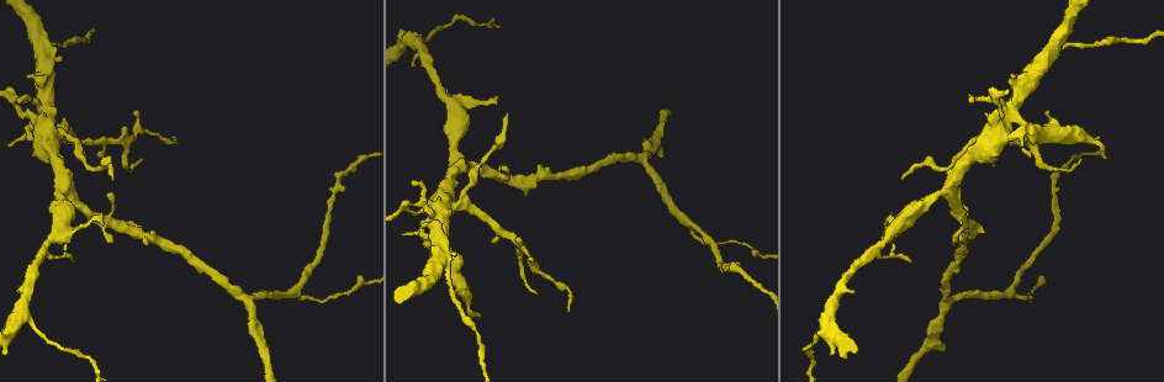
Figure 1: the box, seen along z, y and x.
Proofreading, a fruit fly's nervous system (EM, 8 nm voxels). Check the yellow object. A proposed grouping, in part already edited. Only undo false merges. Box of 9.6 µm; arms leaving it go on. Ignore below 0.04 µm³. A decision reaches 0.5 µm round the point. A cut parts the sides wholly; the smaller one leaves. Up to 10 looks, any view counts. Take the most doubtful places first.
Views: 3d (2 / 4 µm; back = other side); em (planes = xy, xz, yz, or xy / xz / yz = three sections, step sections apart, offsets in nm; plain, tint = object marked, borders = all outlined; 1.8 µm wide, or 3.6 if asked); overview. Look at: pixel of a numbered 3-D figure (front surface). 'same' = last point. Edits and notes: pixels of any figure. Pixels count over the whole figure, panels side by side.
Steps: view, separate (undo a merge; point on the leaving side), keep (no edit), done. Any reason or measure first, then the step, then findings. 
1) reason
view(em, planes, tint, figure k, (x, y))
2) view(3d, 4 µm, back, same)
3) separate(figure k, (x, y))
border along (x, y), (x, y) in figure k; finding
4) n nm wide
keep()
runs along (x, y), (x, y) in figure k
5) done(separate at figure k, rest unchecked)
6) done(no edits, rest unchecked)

small branch off a trunk
view(em, yz, step 4, tint, figure 1, (44, 47))

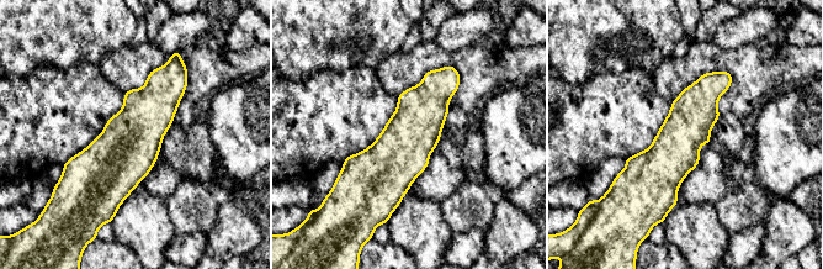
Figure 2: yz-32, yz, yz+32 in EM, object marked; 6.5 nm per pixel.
another direction
view(em, planes, borders, same)

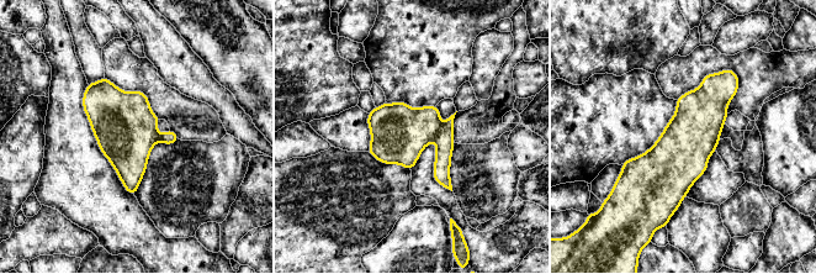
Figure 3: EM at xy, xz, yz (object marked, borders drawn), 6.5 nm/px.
360 nm wide
separate(figure 3, (444, 141))
the part that leaves runs along (449, 122), (448, 184) in figure 3; a second neuron is stuck on

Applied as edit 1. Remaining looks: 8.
calibre changes
view(em, planes, borders, figure 1, (893, 231))

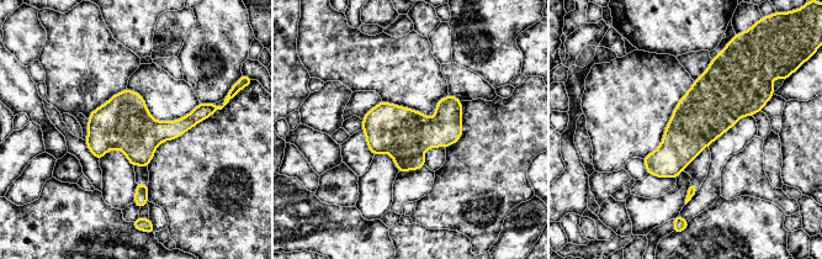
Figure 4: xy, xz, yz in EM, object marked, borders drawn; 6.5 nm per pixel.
keep()
all the same neuron

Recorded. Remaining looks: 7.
sudden change in width
view(em, xz, step 4, tint, figure 1, (417, 39))

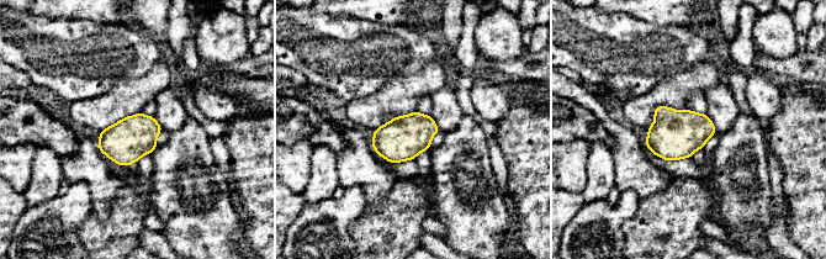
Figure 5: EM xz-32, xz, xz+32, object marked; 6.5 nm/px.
cut it another way
view(em, planes, borders, same)

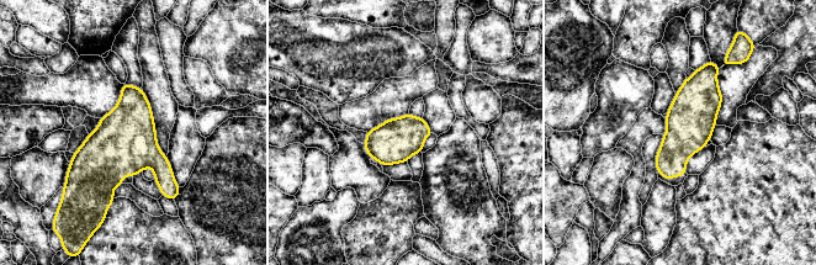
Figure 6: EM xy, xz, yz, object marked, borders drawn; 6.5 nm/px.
keep()
all the same neuron

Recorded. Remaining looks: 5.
side arm on a straight run
view(em, 3.6 µm, yz, step 4, tint, figure 1, (1012, 291))

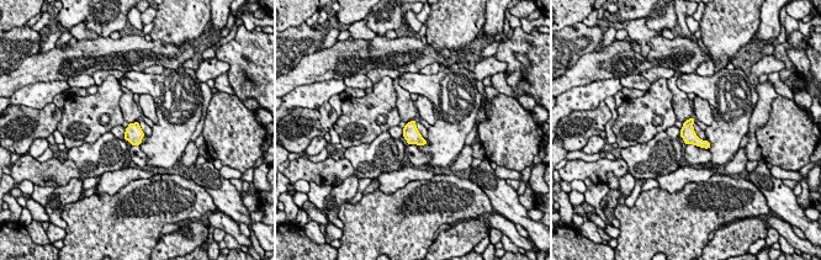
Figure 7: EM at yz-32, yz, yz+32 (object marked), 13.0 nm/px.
view(em, 3.6 µm, planes, tint, same)

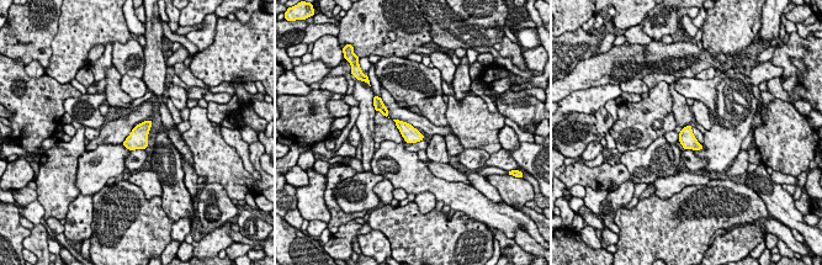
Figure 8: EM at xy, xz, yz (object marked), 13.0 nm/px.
keep()
continuous, no second neuron

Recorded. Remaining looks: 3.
done(separate at figure 3, rest unchecked)

